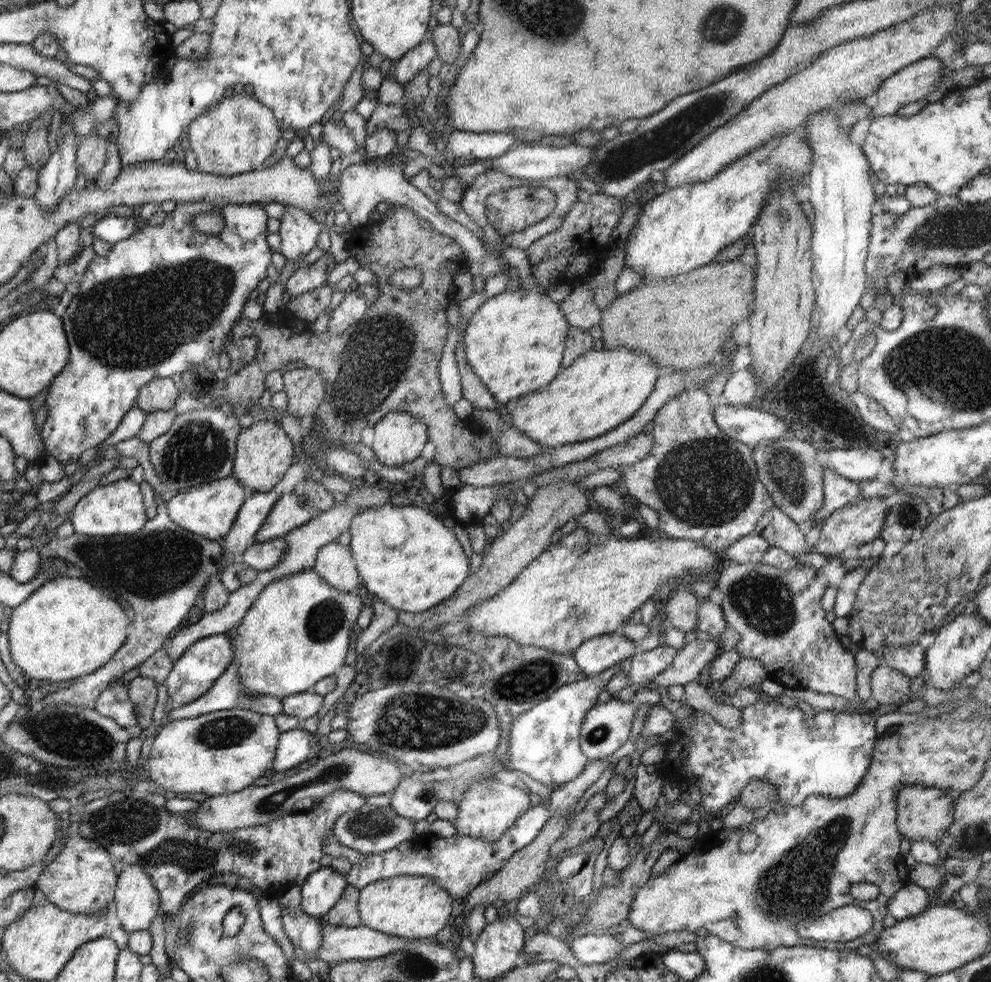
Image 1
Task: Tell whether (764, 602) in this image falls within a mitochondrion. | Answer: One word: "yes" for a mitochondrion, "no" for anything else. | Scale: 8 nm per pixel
yes

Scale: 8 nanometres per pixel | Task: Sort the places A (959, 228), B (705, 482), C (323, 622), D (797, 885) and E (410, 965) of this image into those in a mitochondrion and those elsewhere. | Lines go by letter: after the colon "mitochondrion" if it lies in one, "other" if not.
A: mitochondrion
B: mitochondrion
C: mitochondrion
D: mitochondrion
E: mitochondrion

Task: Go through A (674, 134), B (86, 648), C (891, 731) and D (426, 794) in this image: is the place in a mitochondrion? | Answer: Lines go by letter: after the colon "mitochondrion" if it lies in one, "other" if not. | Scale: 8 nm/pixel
A: mitochondrion
B: other
C: other
D: mitochondrion

